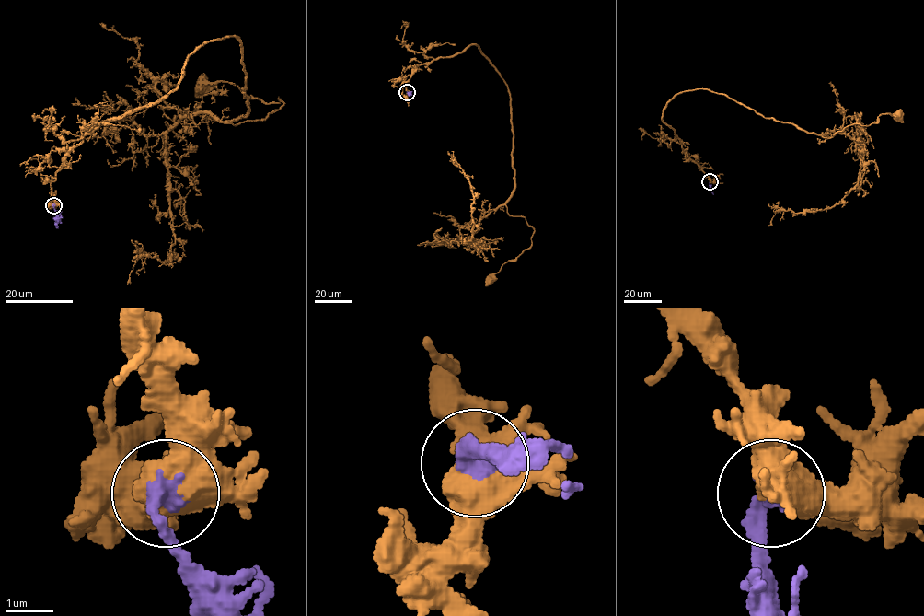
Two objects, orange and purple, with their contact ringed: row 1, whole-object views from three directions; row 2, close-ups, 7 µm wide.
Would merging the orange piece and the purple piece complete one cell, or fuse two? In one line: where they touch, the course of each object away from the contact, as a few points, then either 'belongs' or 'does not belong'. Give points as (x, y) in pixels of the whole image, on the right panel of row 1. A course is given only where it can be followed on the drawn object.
place (710, 181); course orange (710, 182), (662, 120), (685, 91), (722, 93), (825, 138), (882, 114), (897, 116); course purple (710, 182), (713, 194); belongs

